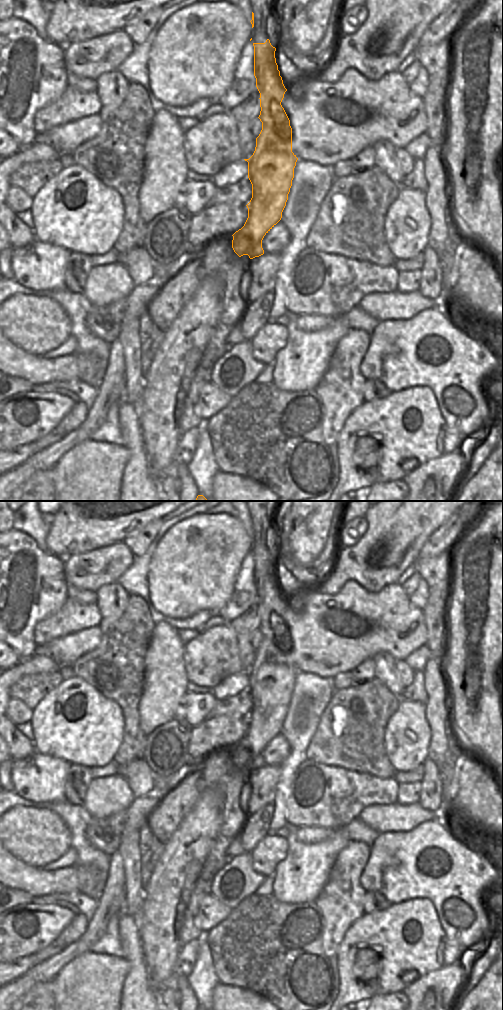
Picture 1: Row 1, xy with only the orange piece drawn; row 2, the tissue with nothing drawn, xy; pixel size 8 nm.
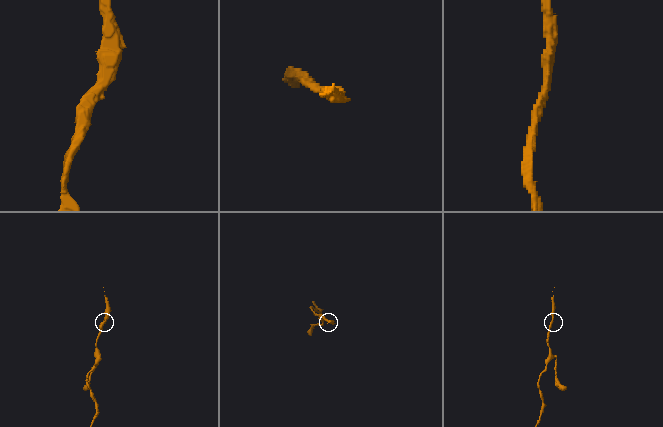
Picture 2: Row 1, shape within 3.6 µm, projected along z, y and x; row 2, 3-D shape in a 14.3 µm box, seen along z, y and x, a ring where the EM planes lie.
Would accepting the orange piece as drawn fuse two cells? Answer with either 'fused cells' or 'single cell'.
single cell

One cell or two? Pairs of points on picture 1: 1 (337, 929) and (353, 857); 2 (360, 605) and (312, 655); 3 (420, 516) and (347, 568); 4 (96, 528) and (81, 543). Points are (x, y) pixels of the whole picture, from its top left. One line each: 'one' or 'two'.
1: one
2: one
3: one
4: one

